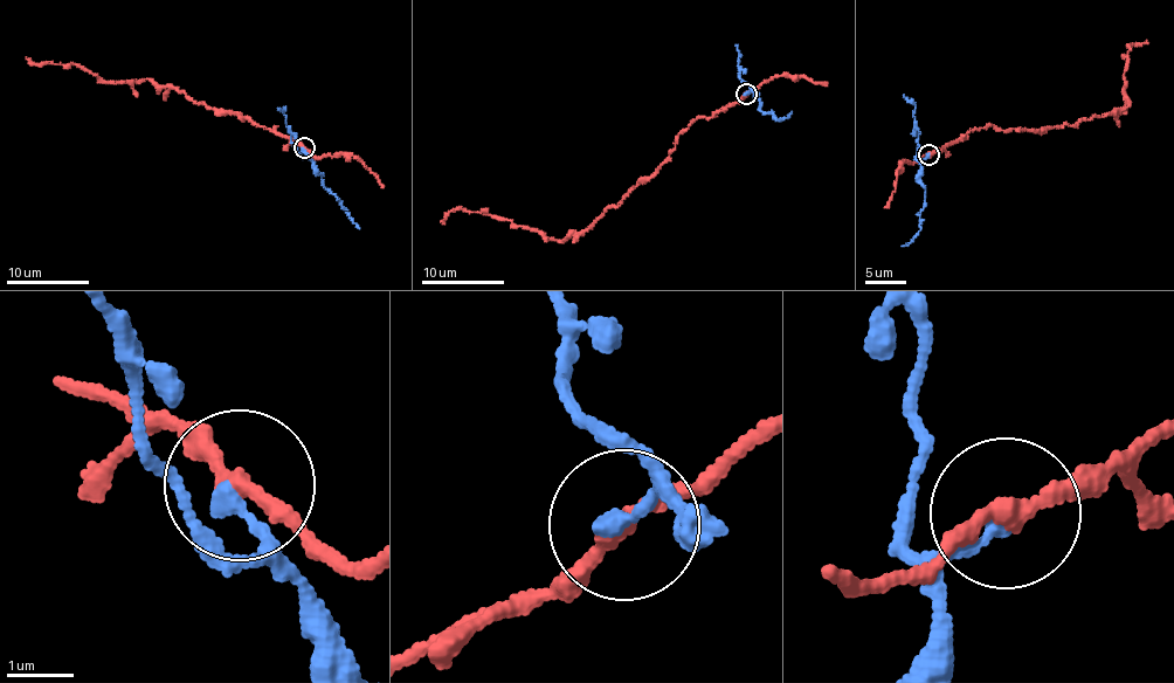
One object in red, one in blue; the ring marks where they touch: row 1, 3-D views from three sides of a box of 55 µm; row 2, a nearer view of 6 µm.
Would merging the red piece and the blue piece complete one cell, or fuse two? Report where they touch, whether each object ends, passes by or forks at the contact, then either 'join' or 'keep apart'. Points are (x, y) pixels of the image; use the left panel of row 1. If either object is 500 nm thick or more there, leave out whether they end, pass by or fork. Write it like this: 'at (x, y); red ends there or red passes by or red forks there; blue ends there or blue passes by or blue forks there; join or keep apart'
at (304, 147); red passes by; blue ends there; keep apart

